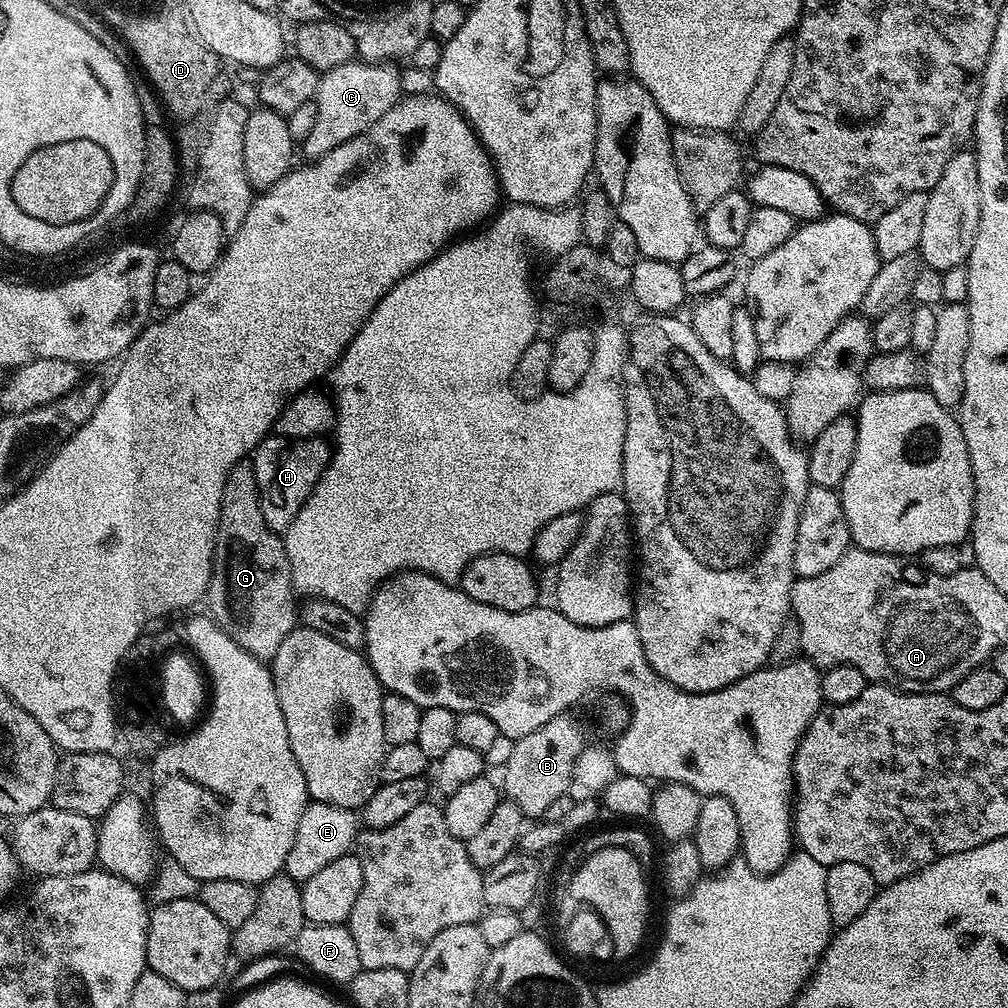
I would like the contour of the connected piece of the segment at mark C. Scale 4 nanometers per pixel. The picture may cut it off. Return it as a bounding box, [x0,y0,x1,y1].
[302,58,402,161]

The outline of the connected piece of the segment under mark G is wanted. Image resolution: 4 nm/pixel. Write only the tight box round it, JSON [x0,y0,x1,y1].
[206,459,298,662]

